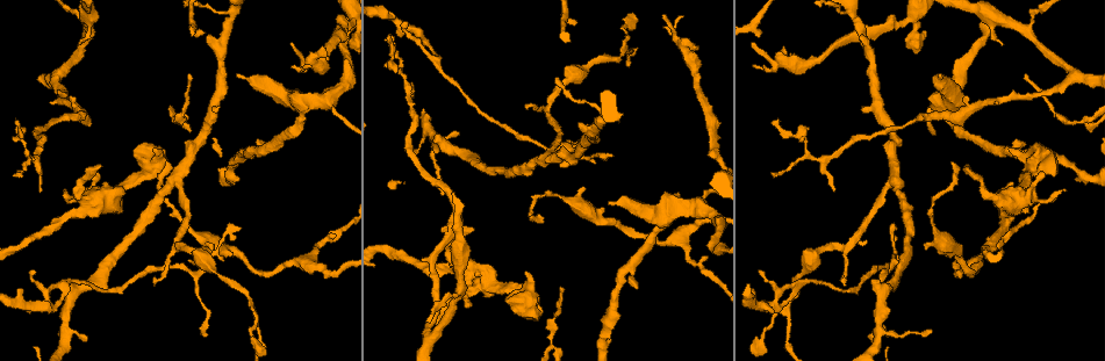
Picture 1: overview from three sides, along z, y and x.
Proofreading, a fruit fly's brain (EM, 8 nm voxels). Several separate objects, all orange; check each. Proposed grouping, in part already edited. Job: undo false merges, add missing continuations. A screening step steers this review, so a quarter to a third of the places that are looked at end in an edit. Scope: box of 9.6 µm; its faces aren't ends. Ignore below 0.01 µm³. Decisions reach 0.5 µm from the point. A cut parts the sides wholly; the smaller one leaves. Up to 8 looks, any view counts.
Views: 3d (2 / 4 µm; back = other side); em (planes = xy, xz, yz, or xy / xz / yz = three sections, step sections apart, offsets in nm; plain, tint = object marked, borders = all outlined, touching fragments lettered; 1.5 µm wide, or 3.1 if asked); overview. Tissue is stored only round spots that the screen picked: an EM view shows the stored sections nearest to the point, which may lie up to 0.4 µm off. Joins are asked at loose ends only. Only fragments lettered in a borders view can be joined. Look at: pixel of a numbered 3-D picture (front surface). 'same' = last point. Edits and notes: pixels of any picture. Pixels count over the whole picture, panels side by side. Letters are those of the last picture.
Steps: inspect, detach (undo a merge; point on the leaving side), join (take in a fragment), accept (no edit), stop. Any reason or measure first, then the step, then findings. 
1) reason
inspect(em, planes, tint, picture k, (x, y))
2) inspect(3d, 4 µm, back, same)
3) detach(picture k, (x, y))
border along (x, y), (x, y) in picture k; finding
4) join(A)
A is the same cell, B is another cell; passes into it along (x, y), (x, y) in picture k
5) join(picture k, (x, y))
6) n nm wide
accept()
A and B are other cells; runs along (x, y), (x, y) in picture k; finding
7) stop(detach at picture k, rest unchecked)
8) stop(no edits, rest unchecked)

inspect(3d, 2 µm, picture 1, (965, 165))

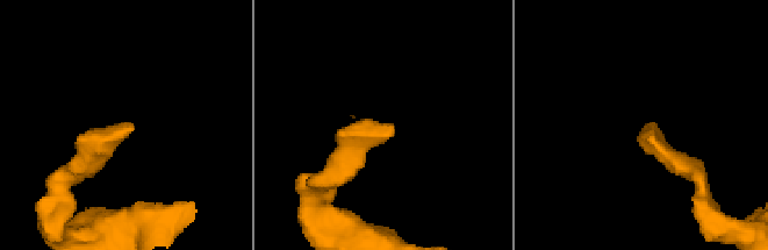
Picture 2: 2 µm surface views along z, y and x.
inspect(em, planes, tint, picture 2, (645, 127))

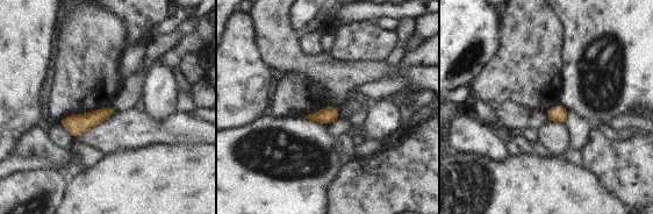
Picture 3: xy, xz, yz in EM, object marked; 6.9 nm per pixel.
what lies round it
inspect(em, planes, borders, same)

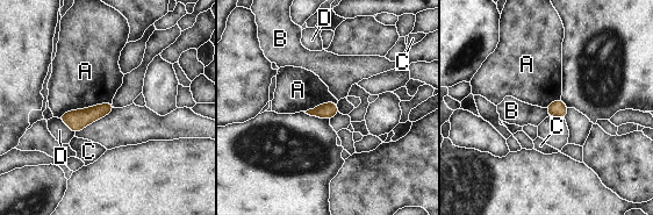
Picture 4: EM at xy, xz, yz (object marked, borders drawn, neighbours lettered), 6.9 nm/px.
accept()
A, B, C and D are other cells; border along (112, 101), (70, 109), (57, 117) in picture 4; no lettered fragment goes on from it

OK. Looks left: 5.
sharp bend
inspect(em, planes, borders, picture 1, (55, 76))

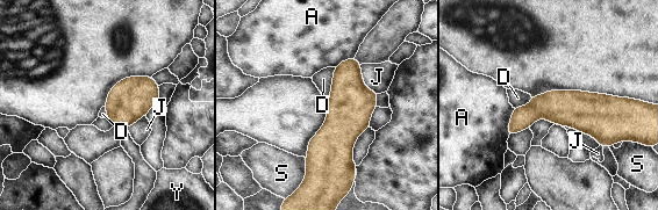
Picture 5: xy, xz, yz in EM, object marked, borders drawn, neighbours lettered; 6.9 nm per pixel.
accept()
A, D, J, S and Y are other cells; runs along (353, 62), (341, 174) in picture 5; continuous, no second neuron

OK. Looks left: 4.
thick turns thin
inspect(em, xy, step 4, tint, picture 1, (699, 222))

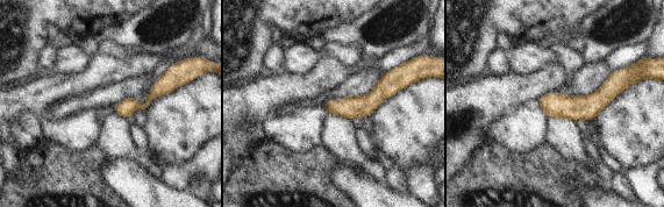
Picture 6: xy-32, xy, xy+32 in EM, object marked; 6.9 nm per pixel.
inspect(em, planes, tint, same)

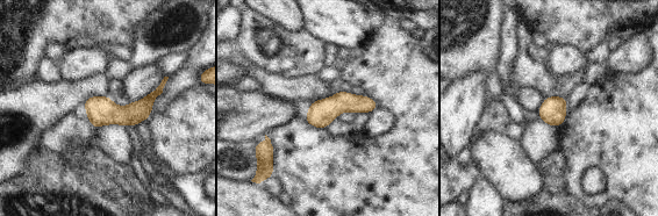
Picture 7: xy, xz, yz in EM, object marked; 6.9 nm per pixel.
see the neighbours
inspect(em, planes, borders, same)

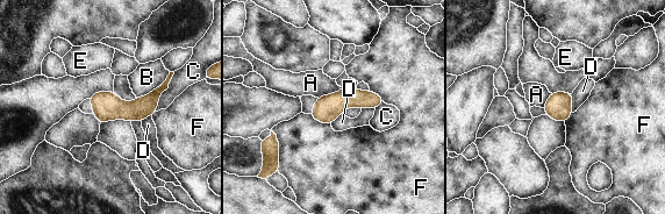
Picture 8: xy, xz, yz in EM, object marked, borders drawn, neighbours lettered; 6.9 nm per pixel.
180 nm wide
accept()
A, B, C, D, E and F are other cells; border along (573, 92), (571, 112) in picture 8; continuous, no second neuron

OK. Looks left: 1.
stop(no edits, rest unchecked)

